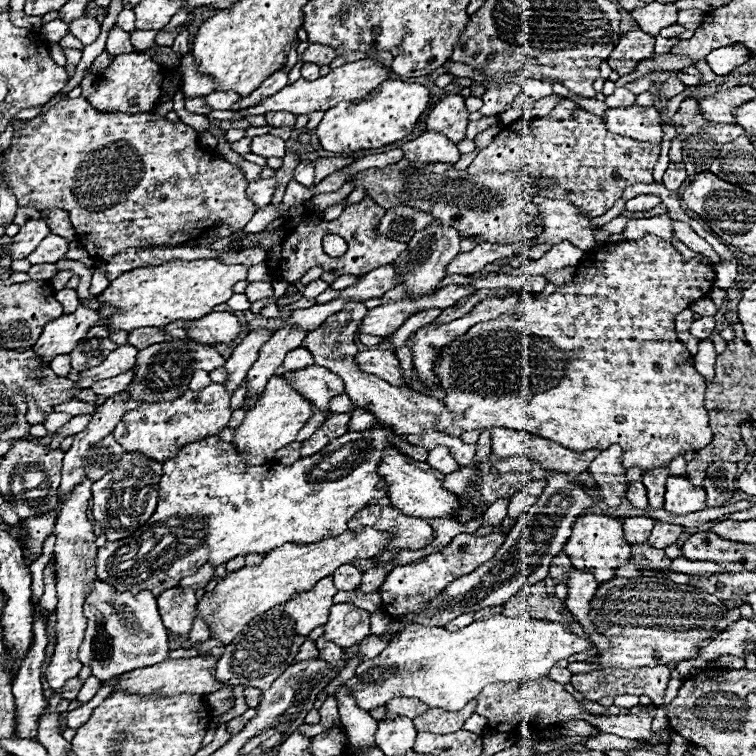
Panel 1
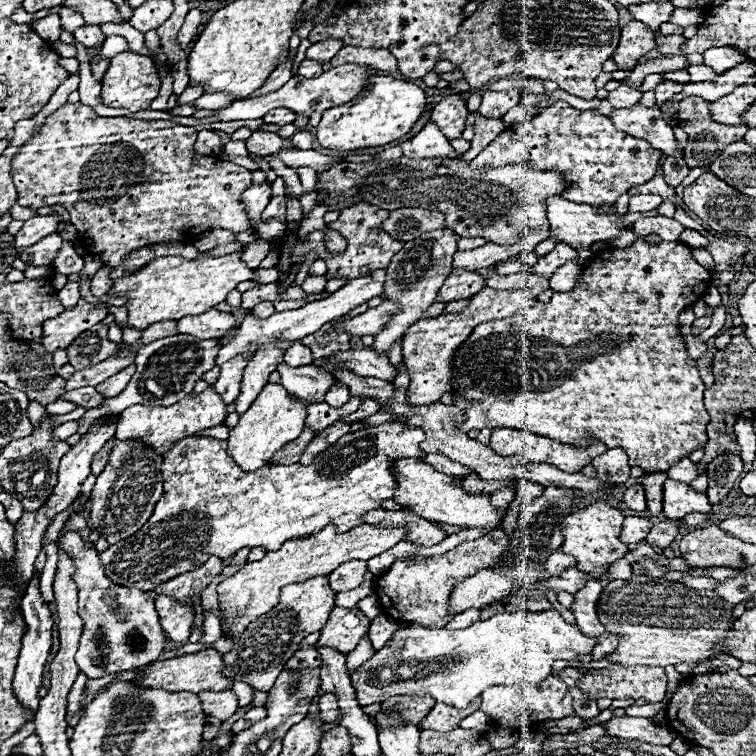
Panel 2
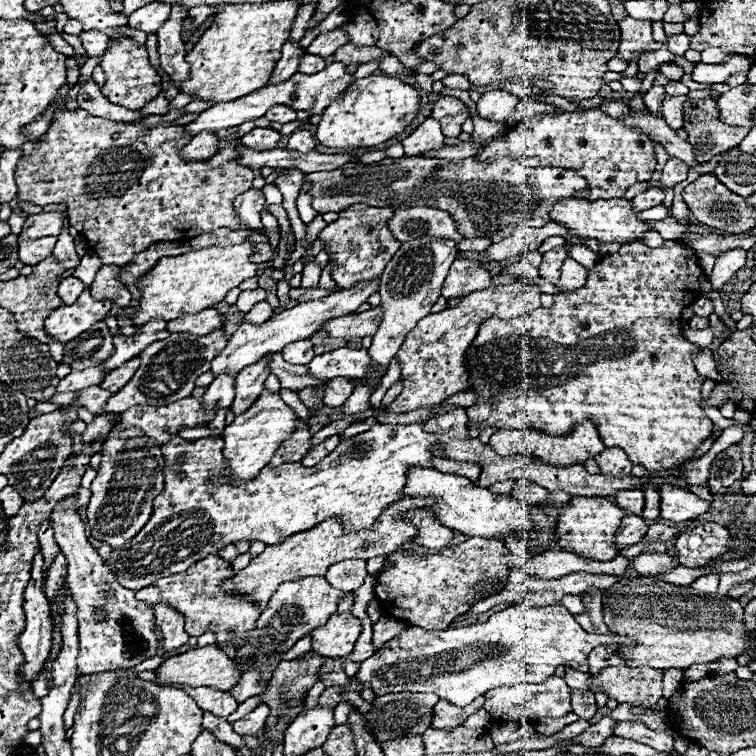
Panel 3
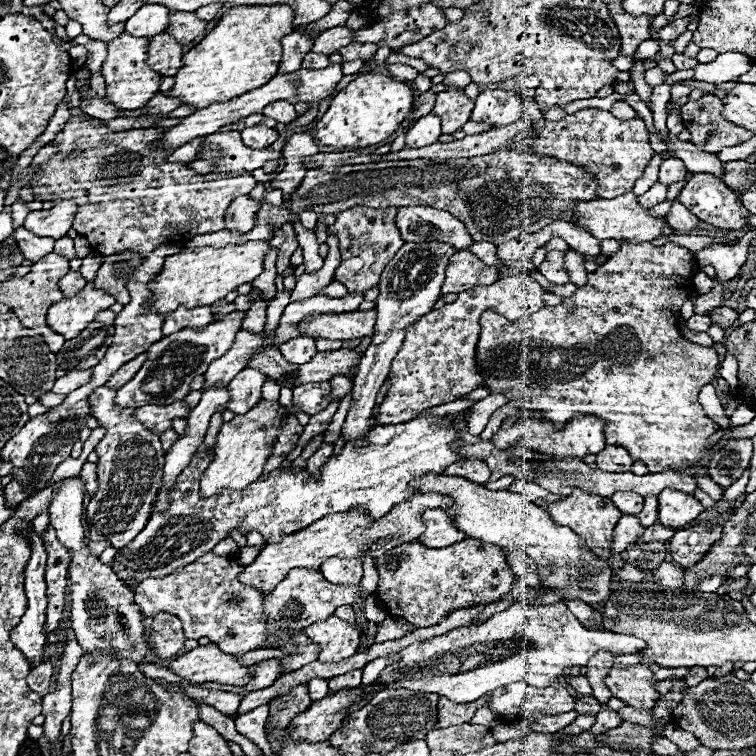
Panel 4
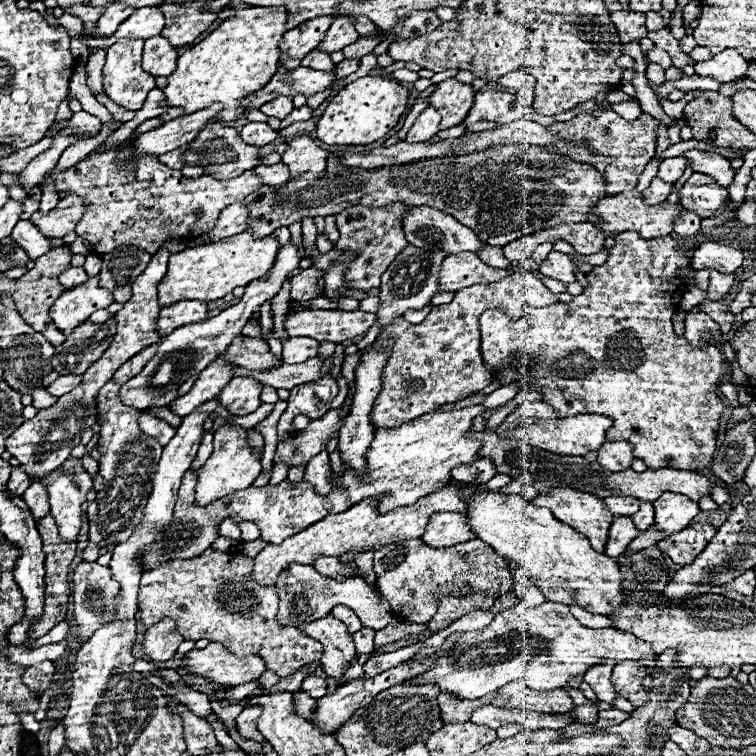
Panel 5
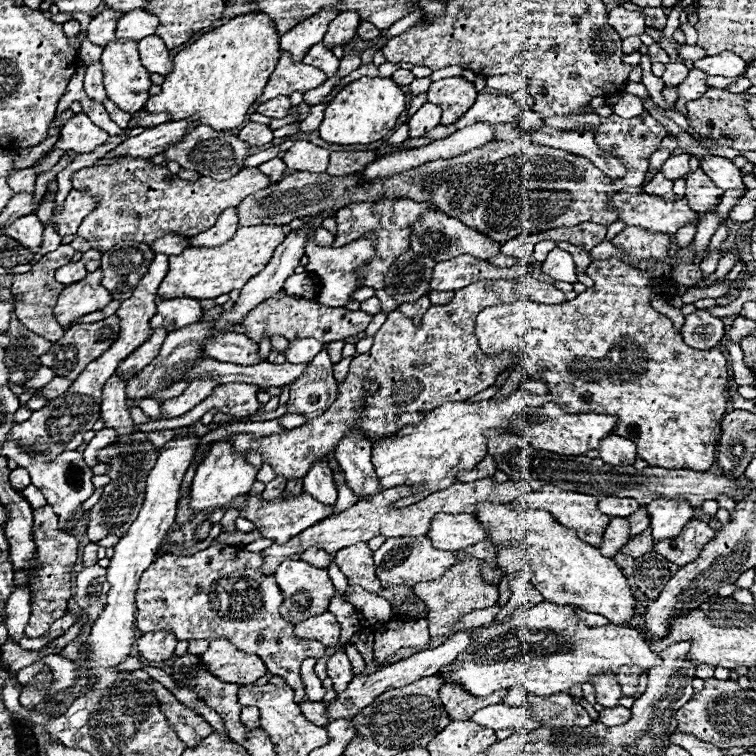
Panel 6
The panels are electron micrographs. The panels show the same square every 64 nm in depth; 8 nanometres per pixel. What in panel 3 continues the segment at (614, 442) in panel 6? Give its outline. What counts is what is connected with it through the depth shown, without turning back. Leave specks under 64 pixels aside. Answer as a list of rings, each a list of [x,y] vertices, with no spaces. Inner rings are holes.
[[[606,448],[596,456],[596,464],[600,474],[608,474],[608,478],[624,478],[632,470],[632,462],[622,448]]]

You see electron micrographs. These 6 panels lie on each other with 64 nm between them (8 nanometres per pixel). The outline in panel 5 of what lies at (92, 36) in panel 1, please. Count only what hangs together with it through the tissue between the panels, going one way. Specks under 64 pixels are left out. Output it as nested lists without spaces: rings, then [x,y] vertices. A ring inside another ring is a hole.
[[[92,48],[86,62],[88,86],[92,94],[98,94],[102,90],[102,66],[104,66],[104,48]]]

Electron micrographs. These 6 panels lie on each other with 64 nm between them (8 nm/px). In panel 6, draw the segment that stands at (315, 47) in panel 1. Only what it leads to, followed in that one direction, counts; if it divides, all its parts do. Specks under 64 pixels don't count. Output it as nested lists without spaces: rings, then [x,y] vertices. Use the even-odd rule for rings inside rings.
[[[356,12],[338,14],[328,26],[328,32],[322,40],[324,46],[328,46],[328,50],[332,50],[334,46],[346,46],[354,38],[358,24],[360,24],[360,16]]]

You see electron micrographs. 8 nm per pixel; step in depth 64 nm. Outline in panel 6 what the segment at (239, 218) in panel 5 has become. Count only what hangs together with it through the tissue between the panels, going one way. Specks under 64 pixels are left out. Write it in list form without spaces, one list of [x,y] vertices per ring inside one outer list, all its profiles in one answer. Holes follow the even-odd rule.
[[[228,208],[220,214],[218,222],[208,228],[206,232],[190,238],[190,246],[220,246],[228,238],[232,238],[232,232],[236,232],[238,226],[238,214],[236,208]]]

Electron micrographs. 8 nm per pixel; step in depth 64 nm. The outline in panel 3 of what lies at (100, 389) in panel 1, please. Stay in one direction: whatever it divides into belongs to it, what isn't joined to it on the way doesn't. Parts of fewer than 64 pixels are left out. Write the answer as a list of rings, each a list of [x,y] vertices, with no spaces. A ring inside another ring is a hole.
[[[132,358],[132,362],[126,362],[124,366],[112,370],[112,372],[102,380],[100,388],[108,390],[110,394],[116,394],[116,392],[134,376],[134,372],[136,372],[138,366],[140,366],[140,360],[138,360],[138,358]]]

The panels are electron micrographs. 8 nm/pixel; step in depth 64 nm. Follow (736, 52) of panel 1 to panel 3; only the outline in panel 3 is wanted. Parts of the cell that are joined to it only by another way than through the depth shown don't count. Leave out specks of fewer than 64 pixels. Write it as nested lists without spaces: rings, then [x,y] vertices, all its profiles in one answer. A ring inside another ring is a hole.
[[[706,48],[702,52],[702,62],[704,64],[724,64],[730,56],[732,56],[732,52],[726,52],[722,48]]]

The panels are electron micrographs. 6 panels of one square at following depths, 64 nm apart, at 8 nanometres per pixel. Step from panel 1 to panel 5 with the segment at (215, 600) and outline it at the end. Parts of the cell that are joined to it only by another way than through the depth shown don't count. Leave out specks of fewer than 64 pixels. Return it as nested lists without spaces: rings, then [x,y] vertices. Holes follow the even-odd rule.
[[[440,488],[420,500],[416,500],[414,506],[402,506],[396,510],[390,510],[386,514],[380,514],[376,510],[374,500],[364,500],[356,506],[352,506],[346,512],[330,514],[322,518],[320,522],[304,528],[300,534],[288,536],[282,544],[268,544],[256,558],[254,558],[254,572],[252,580],[260,582],[262,586],[274,586],[276,578],[280,576],[280,570],[292,562],[300,564],[312,564],[318,556],[340,556],[346,552],[368,552],[368,550],[380,550],[392,542],[402,542],[410,538],[420,538],[426,530],[428,518],[434,512],[466,512],[466,502],[458,498],[460,488]]]

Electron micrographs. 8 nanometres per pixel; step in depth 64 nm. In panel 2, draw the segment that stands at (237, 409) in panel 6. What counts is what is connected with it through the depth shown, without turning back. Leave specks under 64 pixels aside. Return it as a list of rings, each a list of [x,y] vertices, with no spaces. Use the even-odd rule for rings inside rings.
[[[280,342],[280,346],[264,346],[264,350],[258,350],[254,358],[248,362],[240,386],[240,396],[236,400],[236,412],[242,414],[252,406],[252,402],[258,398],[260,390],[268,384],[268,376],[276,370],[276,366],[282,362],[284,350],[292,346],[294,342]]]

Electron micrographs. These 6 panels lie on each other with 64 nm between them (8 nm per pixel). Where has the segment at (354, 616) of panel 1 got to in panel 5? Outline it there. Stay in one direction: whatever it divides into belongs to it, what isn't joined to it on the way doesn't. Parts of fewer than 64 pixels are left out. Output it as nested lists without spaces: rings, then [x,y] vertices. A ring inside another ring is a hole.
[[[326,616],[300,626],[300,632],[324,644],[324,656],[320,658],[320,662],[324,664],[324,672],[328,677],[340,680],[348,669],[352,656],[356,654],[354,638],[348,632],[346,624],[342,624],[334,616]]]

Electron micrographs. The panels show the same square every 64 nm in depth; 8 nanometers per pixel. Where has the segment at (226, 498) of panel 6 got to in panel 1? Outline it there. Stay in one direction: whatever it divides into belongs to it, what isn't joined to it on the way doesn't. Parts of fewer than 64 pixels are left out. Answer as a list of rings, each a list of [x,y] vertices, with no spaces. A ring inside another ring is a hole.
[[[284,374],[272,376],[256,408],[248,410],[242,426],[234,430],[232,444],[236,446],[236,452],[246,460],[248,466],[264,464],[274,456],[276,450],[296,440],[296,434],[300,432],[300,428],[308,422],[308,418],[312,418],[312,410],[314,410],[314,404],[306,400],[298,390],[294,390],[290,382],[284,378]]]

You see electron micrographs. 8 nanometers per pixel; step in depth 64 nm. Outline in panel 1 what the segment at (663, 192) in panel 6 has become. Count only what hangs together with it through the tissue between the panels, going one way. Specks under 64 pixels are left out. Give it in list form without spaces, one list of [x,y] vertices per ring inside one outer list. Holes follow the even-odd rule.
[[[640,194],[640,196],[626,202],[626,210],[630,210],[630,212],[646,212],[646,210],[652,210],[654,206],[658,206],[660,202],[662,200],[658,196],[654,196],[654,194]]]

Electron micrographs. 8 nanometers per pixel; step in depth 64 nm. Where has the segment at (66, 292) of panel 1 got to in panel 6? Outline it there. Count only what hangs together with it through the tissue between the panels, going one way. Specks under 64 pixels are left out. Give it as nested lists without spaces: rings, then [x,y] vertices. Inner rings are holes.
[[[70,262],[56,270],[56,280],[62,282],[64,286],[68,286],[72,282],[80,282],[80,278],[84,278],[84,274],[88,274],[84,268],[84,262]]]

